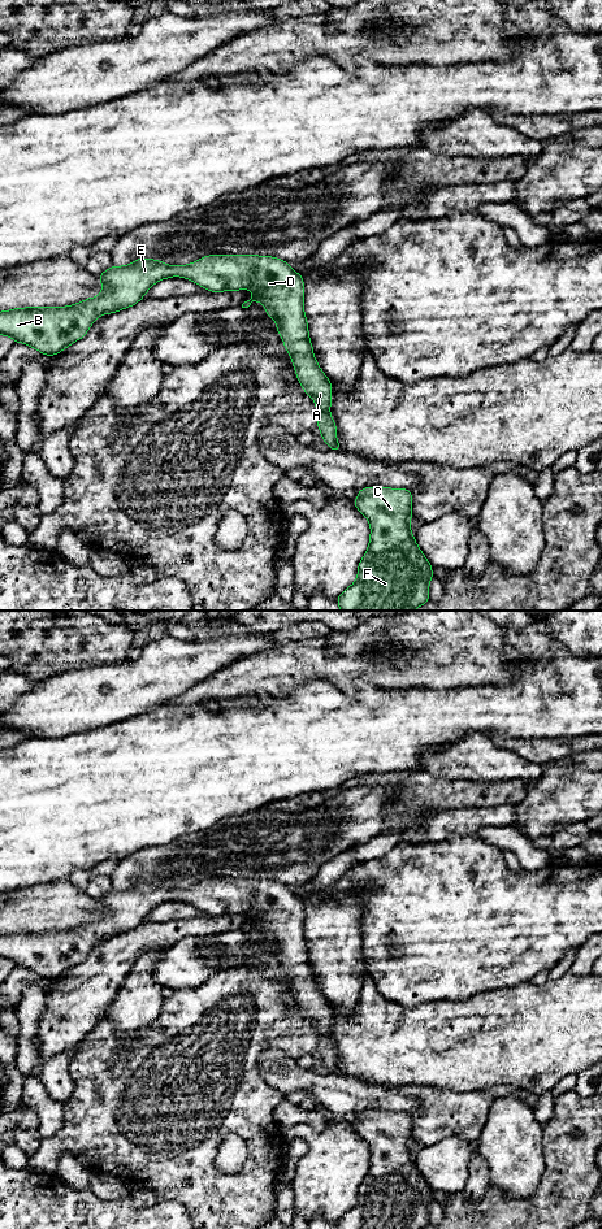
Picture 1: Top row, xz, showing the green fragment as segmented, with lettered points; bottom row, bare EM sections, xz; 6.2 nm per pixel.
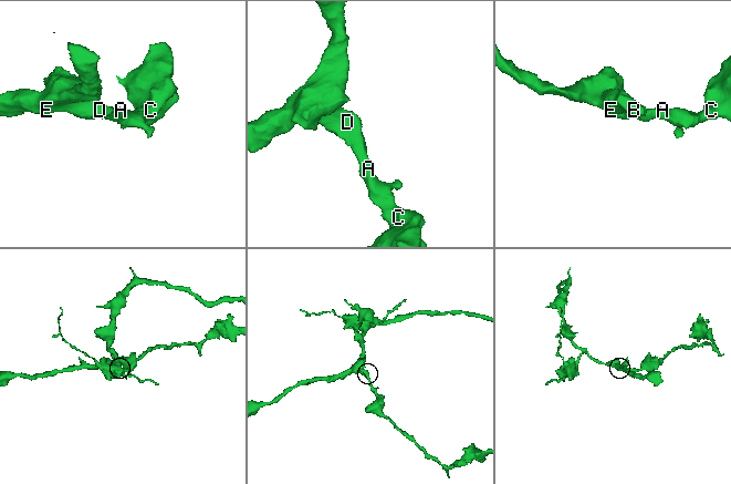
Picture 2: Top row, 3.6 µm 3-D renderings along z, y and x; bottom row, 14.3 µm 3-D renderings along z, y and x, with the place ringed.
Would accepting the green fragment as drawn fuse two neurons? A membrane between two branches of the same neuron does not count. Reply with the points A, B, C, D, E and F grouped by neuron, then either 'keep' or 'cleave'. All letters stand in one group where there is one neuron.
A B C D E F; keep

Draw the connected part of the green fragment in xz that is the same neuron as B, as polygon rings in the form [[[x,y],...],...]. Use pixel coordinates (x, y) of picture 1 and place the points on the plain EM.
[[[209,878],[190,889],[165,889],[160,883],[138,881],[125,890],[112,889],[98,899],[103,907],[99,920],[68,930],[26,930],[0,935],[0,959],[12,961],[14,967],[27,968],[48,981],[57,978],[82,963],[99,939],[135,929],[157,904],[170,900],[183,900],[211,916],[247,912],[254,915],[254,920],[244,925],[242,931],[248,931],[252,925],[264,928],[265,939],[273,941],[303,1015],[315,1024],[320,1059],[332,1074],[342,1074],[337,1065],[337,1050],[330,1039],[333,1008],[315,983],[308,957],[308,944],[304,938],[304,903],[285,883],[257,878]]]

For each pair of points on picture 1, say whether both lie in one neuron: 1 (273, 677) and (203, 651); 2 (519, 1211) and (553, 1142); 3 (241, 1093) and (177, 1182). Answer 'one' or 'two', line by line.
1: two
2: one
3: one

